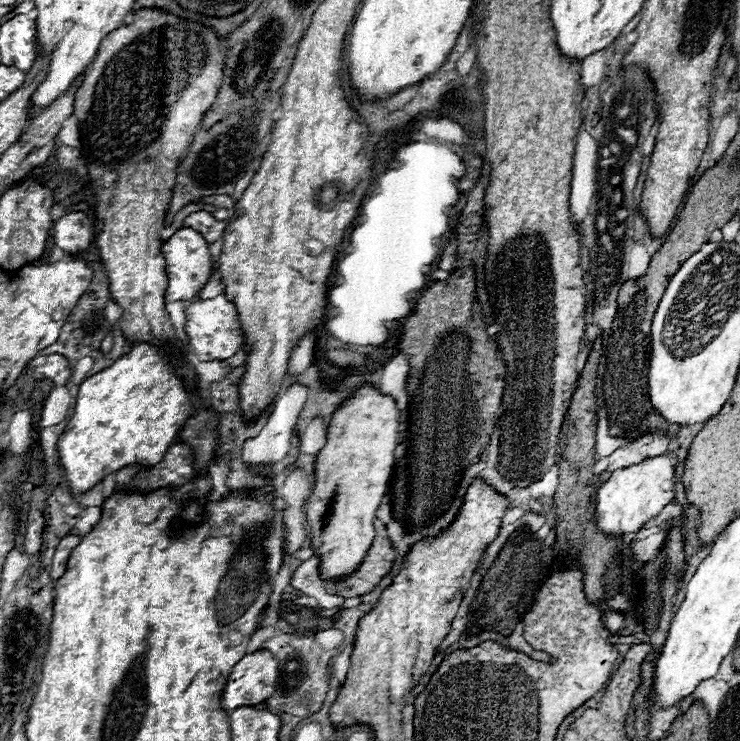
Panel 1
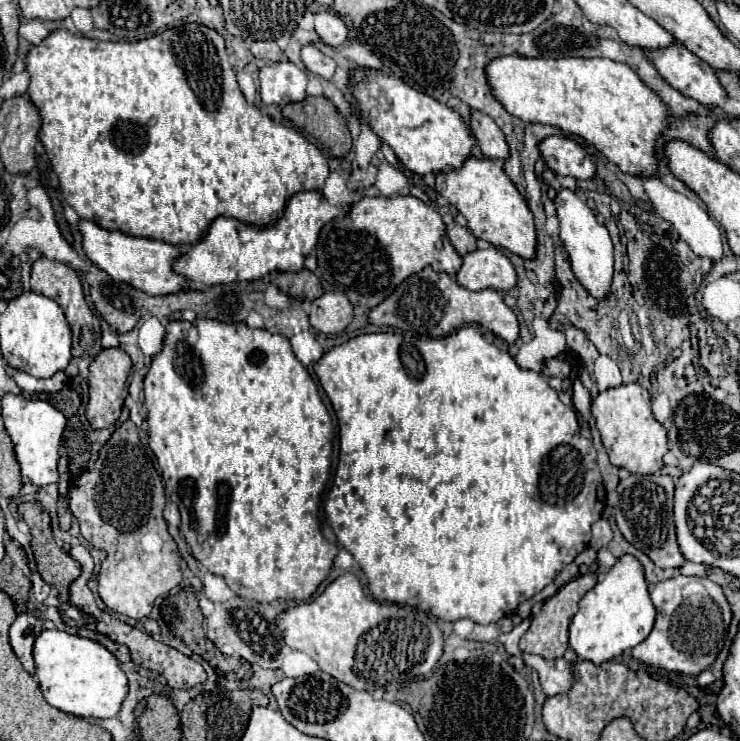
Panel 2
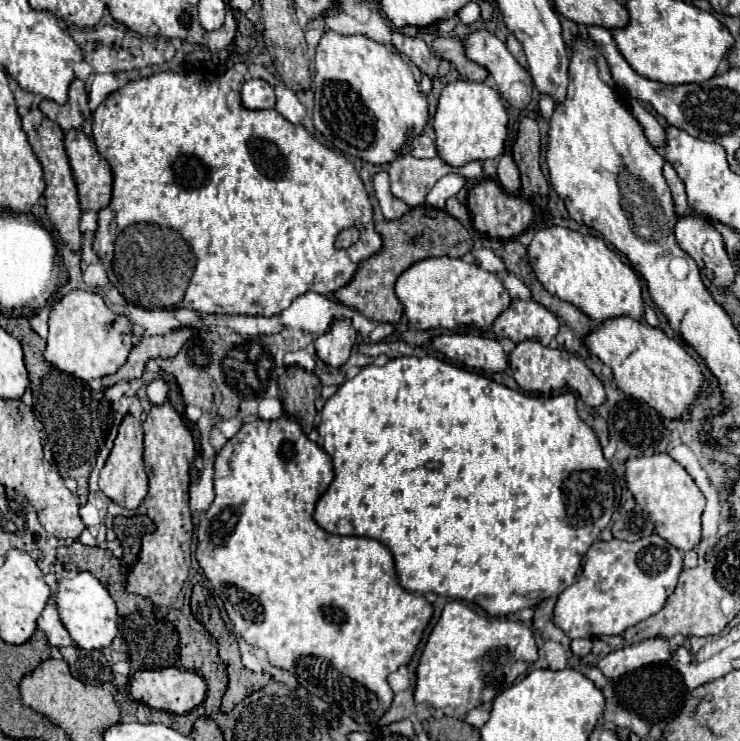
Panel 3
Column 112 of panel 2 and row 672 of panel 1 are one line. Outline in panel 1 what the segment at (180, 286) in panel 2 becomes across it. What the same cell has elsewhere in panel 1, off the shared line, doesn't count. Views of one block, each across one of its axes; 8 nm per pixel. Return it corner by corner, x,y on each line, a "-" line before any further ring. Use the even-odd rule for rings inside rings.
256,650
246,654
230,672
222,704
226,710
240,706
254,706
264,702
276,690
278,660
268,650

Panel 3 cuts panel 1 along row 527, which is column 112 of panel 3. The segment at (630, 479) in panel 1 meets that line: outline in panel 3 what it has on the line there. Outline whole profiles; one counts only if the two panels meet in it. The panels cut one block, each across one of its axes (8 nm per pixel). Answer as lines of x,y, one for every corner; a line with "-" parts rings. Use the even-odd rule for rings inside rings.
80,572
74,578
60,580
58,588
54,590
54,596
62,624
70,632
76,646
80,646
82,650
102,650
114,642
114,638
118,636
116,604
110,592
90,572

